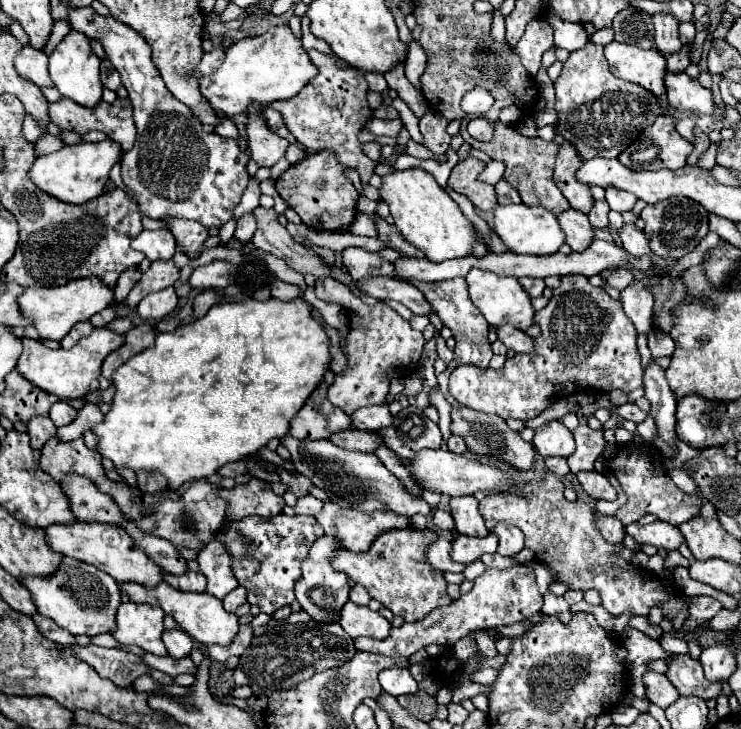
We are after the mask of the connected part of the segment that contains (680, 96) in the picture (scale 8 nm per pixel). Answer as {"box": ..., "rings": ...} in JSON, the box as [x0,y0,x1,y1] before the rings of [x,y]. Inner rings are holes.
{"box":[665,72,715,114],"rings":[[[665,72],[665,86],[667,86],[667,100],[673,110],[679,114],[713,114],[715,100],[713,92],[703,88],[697,80],[691,80],[685,72],[671,74]]]}

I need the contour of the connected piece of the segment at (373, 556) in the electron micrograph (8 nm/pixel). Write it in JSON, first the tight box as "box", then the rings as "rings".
{"box":[331,528,451,622],"rings":[[[399,528],[387,530],[379,534],[367,552],[353,552],[347,548],[335,550],[331,558],[331,566],[337,572],[347,574],[353,582],[365,586],[371,598],[379,600],[387,606],[395,616],[403,616],[405,622],[417,622],[425,618],[437,606],[445,606],[451,602],[447,596],[447,582],[439,570],[433,570],[425,562],[427,546],[437,538],[437,534],[429,528]]]}

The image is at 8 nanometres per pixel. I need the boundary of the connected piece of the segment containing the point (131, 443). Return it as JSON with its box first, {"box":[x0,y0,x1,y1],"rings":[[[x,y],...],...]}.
{"box":[93,298,329,490],"rings":[[[269,298],[265,302],[257,300],[247,300],[239,304],[215,304],[203,318],[179,326],[173,332],[161,332],[155,338],[155,344],[149,346],[147,350],[135,354],[129,358],[123,366],[119,366],[113,372],[113,386],[115,386],[115,396],[111,402],[111,410],[105,414],[103,422],[93,428],[93,434],[97,436],[97,450],[101,456],[109,458],[117,468],[129,468],[133,472],[149,472],[149,474],[163,474],[169,482],[171,490],[177,490],[183,482],[189,480],[199,480],[199,478],[209,478],[211,474],[217,474],[217,470],[227,464],[227,462],[237,462],[241,458],[257,454],[271,438],[281,438],[289,432],[289,422],[291,418],[301,410],[309,394],[321,384],[323,372],[329,368],[329,338],[321,324],[311,318],[311,306],[299,298],[291,302],[281,302],[277,298]]]}

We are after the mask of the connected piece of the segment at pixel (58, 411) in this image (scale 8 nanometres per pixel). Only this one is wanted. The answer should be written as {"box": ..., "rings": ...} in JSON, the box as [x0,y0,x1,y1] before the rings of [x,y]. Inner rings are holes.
{"box":[49,400,77,426],"rings":[[[59,400],[57,404],[53,404],[53,408],[49,412],[49,418],[55,422],[55,426],[65,426],[65,424],[73,422],[75,414],[77,414],[77,410],[73,406]]]}

